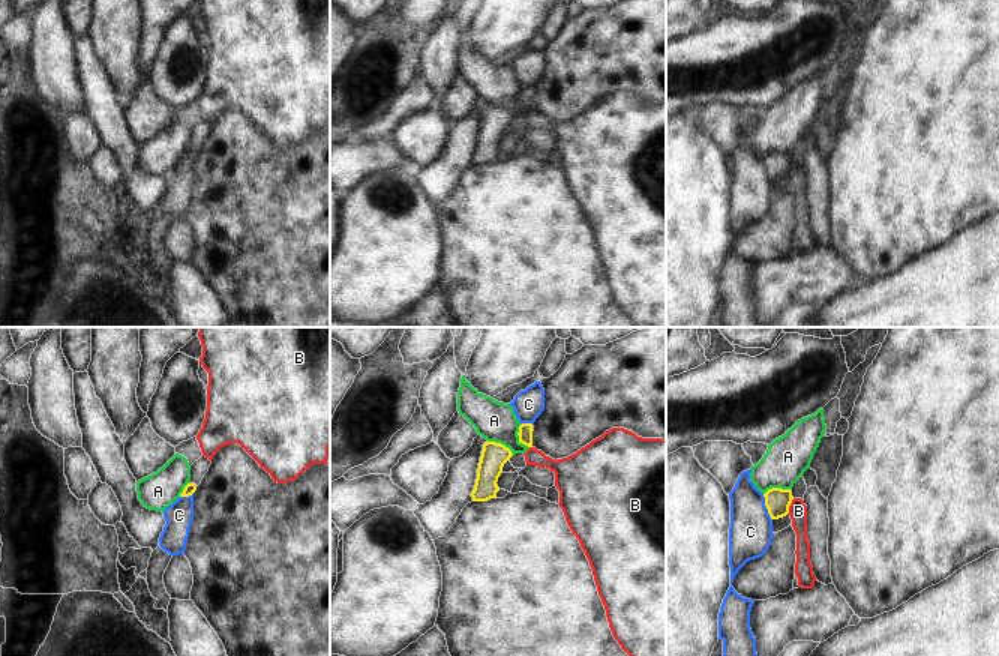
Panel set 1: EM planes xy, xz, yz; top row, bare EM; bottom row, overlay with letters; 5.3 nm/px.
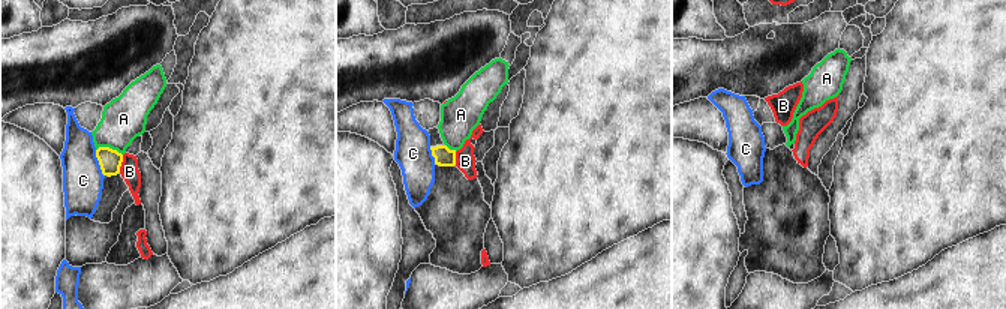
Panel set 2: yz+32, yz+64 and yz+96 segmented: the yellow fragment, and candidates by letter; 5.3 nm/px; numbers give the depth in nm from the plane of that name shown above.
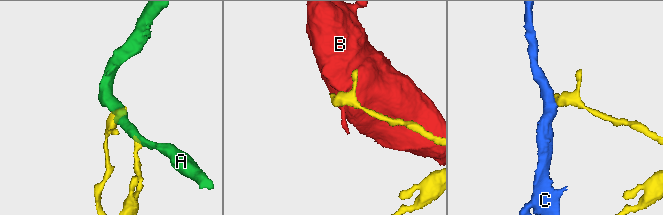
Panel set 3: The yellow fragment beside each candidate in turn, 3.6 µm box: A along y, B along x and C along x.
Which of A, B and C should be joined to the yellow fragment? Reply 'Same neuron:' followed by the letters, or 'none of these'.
Same neuron: none of these

